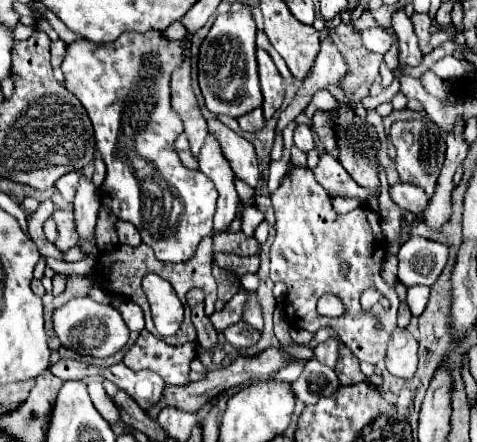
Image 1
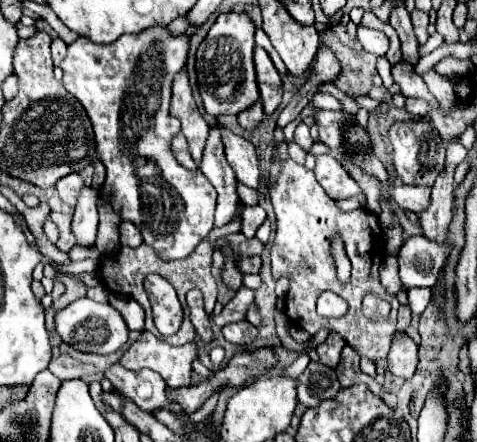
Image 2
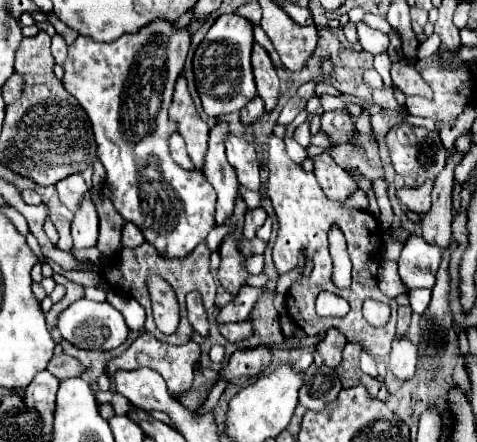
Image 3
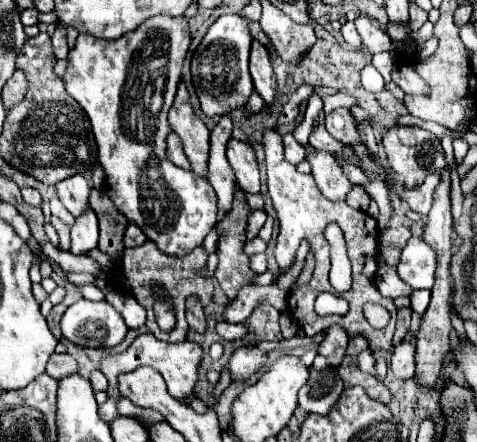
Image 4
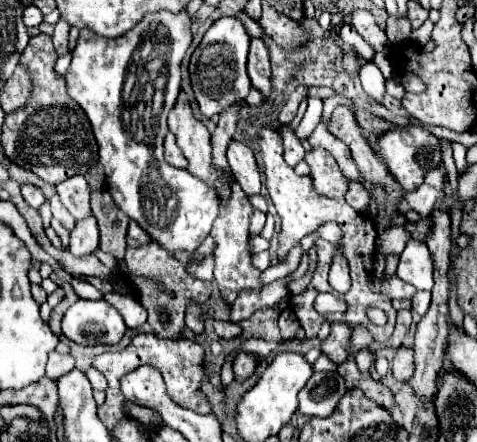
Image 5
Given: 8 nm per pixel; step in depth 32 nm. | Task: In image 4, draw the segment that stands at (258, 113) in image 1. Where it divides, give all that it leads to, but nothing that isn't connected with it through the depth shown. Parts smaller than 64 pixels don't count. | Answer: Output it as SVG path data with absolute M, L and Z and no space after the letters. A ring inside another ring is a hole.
M254 92L248 100L248 104L244 106L244 114L252 116L252 114L258 114L262 108L264 108L264 100L258 96L258 92Z

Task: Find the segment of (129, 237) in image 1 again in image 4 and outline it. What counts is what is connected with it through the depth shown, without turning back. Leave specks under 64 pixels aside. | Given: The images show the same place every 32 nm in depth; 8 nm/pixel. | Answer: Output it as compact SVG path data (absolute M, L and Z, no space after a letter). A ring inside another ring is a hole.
M128 222L126 226L126 232L124 232L124 246L126 248L132 248L132 246L140 246L146 242L146 236L140 232L140 228L132 222Z

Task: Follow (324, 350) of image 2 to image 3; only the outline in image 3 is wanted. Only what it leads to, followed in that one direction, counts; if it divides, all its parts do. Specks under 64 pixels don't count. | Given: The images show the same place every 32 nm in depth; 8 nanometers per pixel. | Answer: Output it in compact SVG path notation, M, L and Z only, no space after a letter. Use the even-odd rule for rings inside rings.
M336 328L328 330L326 338L318 344L318 354L322 356L324 364L330 368L336 368L342 360L342 350L346 346L344 336L340 336L340 332L336 332Z

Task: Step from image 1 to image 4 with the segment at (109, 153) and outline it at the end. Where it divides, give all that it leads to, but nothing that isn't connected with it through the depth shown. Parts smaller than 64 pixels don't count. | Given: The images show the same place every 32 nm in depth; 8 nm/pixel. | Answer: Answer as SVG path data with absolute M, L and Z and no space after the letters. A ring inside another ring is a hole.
M152 16L142 28L120 36L118 40L96 40L80 34L74 48L68 52L68 66L64 74L66 92L84 108L90 118L94 138L98 144L98 160L106 170L104 194L114 206L154 242L160 252L168 256L184 256L200 246L206 234L216 224L216 192L210 182L194 172L174 166L166 156L166 136L172 132L168 110L176 96L182 64L190 48L188 20L172 16Z

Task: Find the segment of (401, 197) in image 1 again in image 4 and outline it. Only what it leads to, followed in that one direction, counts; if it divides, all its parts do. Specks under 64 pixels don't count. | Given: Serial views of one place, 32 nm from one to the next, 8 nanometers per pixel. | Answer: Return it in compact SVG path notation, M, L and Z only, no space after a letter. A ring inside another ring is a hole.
M440 174L428 176L428 180L422 186L418 186L414 190L408 190L408 188L400 190L398 192L400 200L406 202L410 206L410 210L418 212L420 216L426 216L432 208L432 194L434 194L434 188L438 186L438 178L440 178Z

